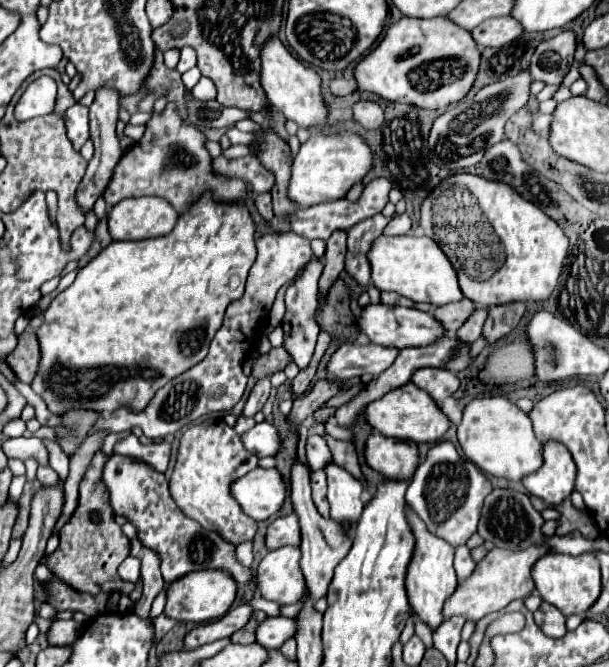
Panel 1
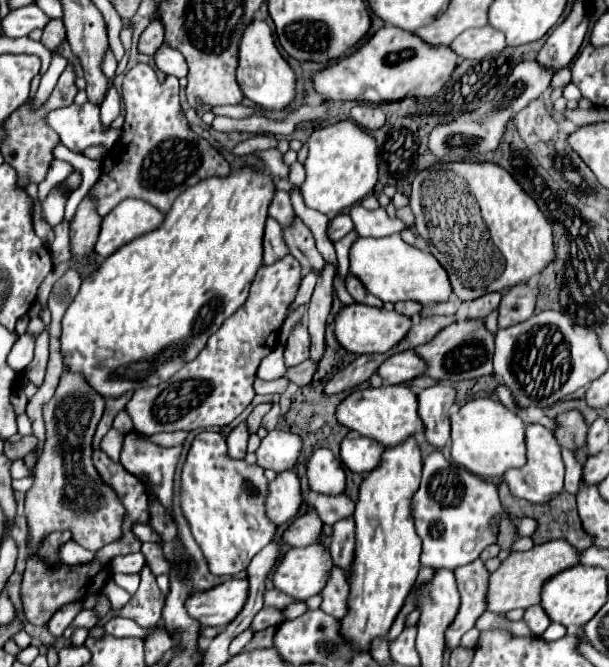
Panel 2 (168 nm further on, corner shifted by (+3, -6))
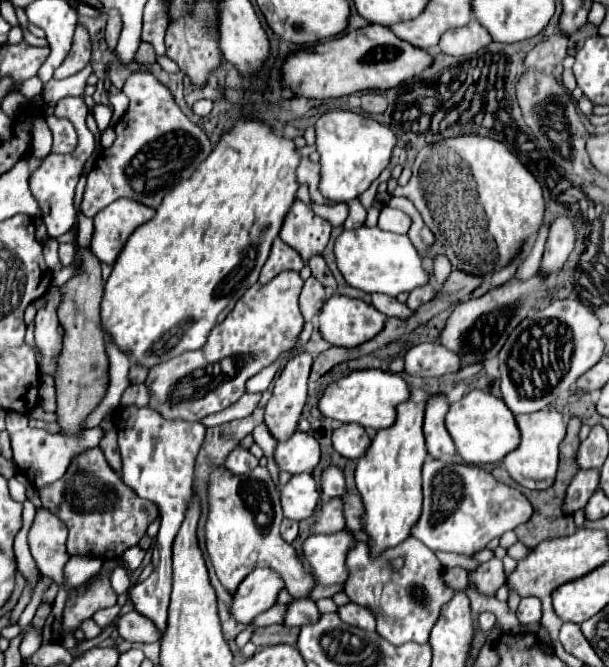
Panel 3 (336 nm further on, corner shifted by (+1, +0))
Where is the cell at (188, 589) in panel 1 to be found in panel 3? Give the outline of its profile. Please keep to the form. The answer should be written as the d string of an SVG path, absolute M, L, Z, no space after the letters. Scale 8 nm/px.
M254 570L240 582L238 590L232 594L230 616L240 624L248 624L256 614L276 604L276 596L282 588L282 578L272 570Z

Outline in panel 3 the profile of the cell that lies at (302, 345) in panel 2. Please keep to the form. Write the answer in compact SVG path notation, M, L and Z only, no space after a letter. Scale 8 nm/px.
M300 352L288 360L280 372L272 398L266 404L264 422L276 440L296 432L300 412L306 402L306 384L312 366L310 352Z

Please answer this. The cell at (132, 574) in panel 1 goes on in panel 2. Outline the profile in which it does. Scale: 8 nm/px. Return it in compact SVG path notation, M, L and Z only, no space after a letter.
M138 552L138 554L128 554L128 556L118 556L118 558L112 558L110 562L110 572L116 574L116 572L124 572L124 574L136 574L142 570L142 566L146 564L144 560L144 554Z

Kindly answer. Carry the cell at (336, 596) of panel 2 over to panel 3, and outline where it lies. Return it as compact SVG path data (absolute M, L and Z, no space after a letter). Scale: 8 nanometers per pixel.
M348 602L344 606L338 606L338 616L346 624L352 624L352 626L358 626L358 628L364 626L366 630L374 630L374 626L376 626L374 614L368 608L356 604L356 602Z

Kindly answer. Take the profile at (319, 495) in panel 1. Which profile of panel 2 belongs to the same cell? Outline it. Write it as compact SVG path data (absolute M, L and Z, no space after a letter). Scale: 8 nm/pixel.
M318 494L314 498L314 506L326 526L332 526L342 518L350 518L354 512L354 502L346 494L338 494L338 496Z

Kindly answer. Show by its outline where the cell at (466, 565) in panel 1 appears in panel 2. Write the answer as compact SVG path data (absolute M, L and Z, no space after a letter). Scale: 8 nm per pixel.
M474 560L472 564L460 566L454 570L454 574L456 574L458 590L462 596L462 606L458 610L456 620L446 630L448 648L456 648L460 644L462 634L468 632L476 624L476 620L484 614L486 588L488 588L488 576L490 576L482 560Z

